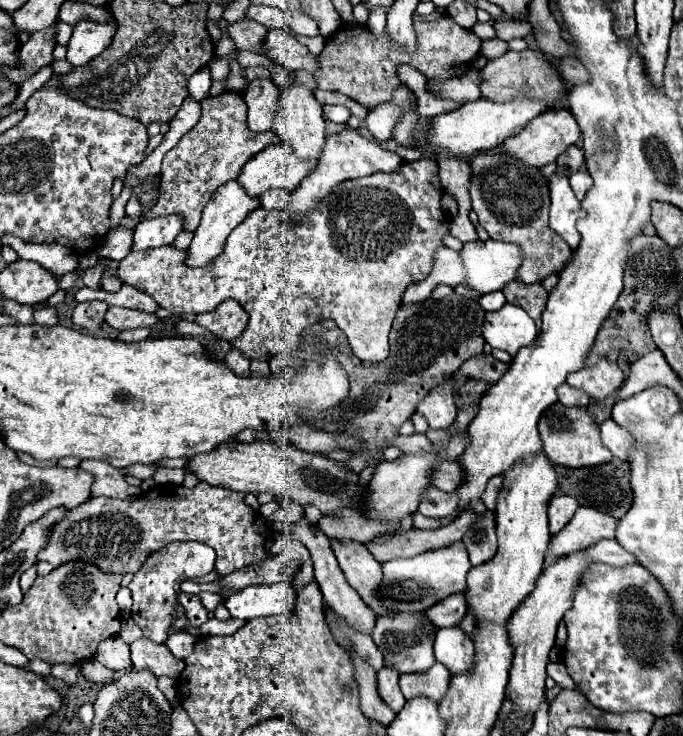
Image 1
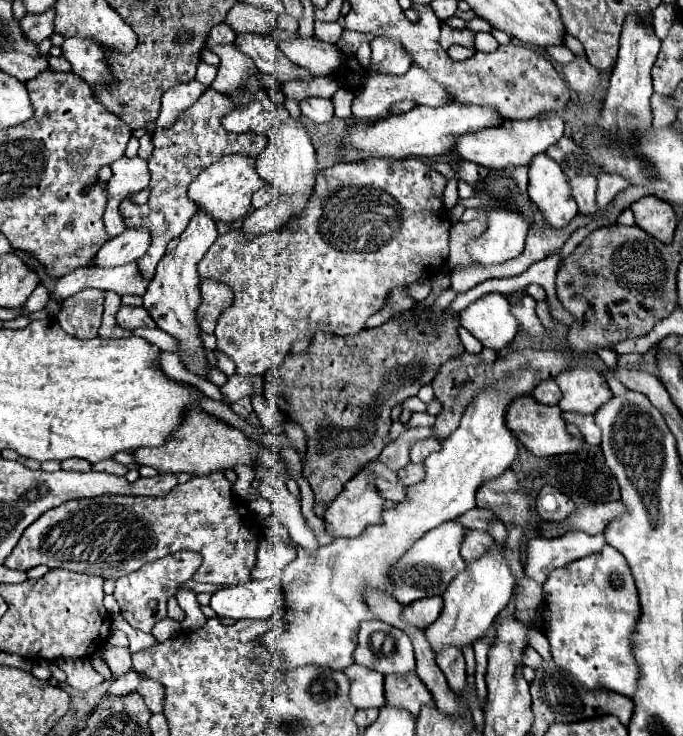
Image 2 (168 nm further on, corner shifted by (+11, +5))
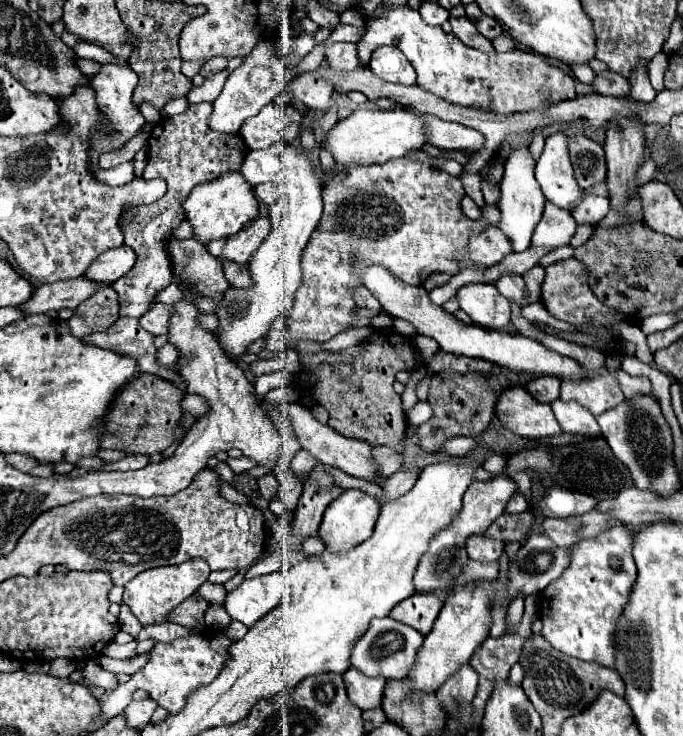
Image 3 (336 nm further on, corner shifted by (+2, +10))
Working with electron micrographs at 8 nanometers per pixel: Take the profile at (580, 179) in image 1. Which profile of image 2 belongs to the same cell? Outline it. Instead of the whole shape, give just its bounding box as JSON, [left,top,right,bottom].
[570,175,596,215]

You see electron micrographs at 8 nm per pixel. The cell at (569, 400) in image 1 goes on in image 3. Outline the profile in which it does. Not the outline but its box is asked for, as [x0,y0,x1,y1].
[525,376,561,404]

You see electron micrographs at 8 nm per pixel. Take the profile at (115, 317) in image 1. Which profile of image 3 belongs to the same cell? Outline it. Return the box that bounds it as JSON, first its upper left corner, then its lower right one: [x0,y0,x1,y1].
[139,304,173,336]

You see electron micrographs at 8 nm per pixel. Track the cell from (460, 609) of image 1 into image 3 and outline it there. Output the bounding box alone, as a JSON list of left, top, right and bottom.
[389,594,441,636]

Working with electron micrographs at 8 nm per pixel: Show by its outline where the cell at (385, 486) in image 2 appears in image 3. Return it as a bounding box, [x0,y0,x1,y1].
[285,402,383,484]

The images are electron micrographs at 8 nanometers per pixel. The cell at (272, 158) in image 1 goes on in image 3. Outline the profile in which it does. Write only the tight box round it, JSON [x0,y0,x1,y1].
[183,172,259,244]

